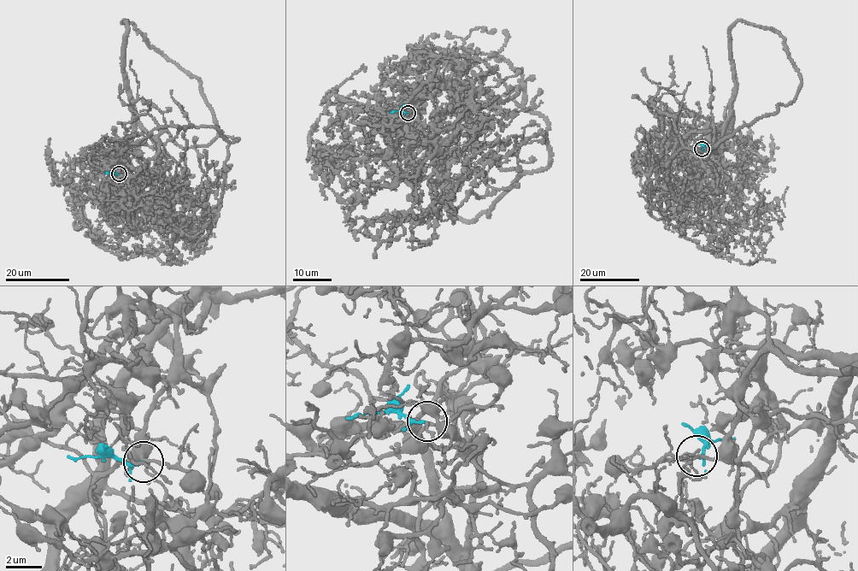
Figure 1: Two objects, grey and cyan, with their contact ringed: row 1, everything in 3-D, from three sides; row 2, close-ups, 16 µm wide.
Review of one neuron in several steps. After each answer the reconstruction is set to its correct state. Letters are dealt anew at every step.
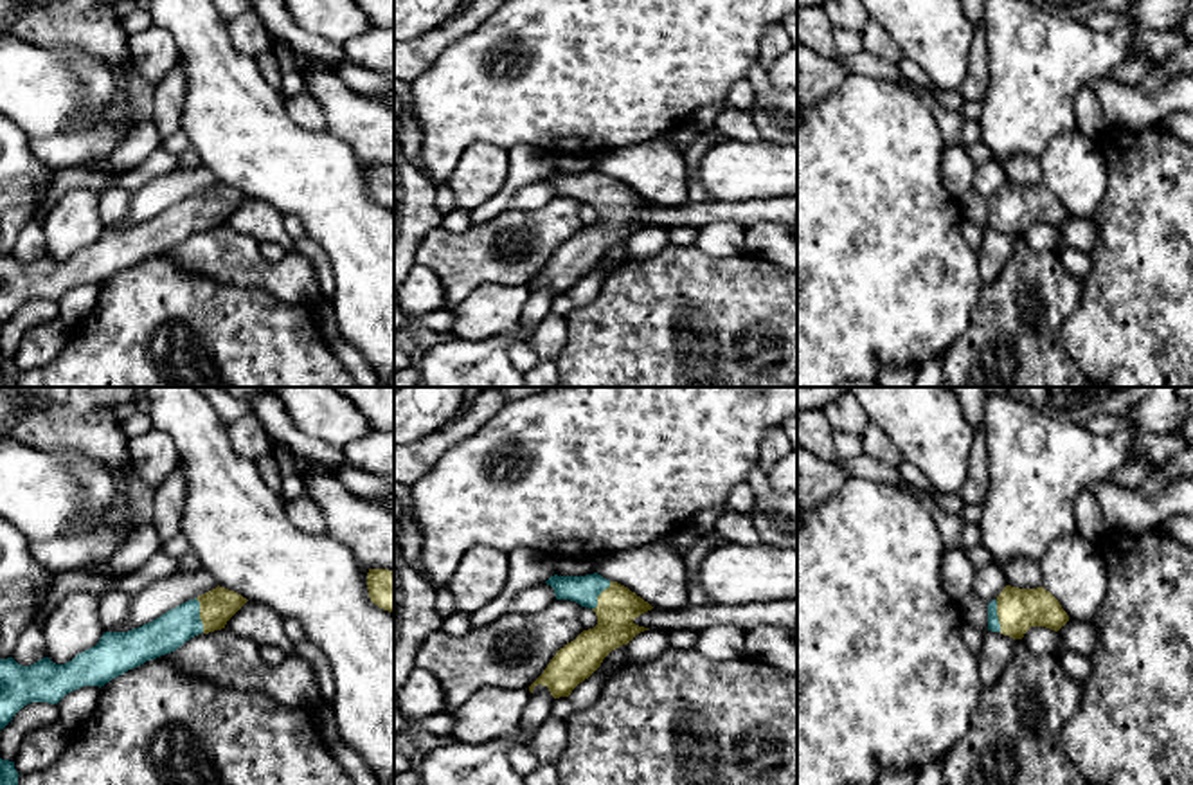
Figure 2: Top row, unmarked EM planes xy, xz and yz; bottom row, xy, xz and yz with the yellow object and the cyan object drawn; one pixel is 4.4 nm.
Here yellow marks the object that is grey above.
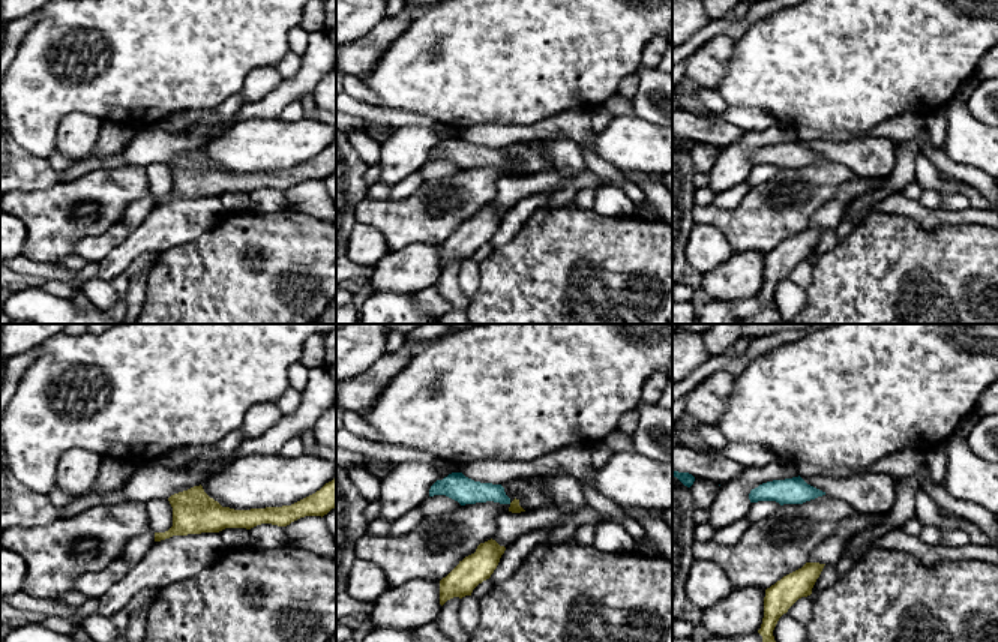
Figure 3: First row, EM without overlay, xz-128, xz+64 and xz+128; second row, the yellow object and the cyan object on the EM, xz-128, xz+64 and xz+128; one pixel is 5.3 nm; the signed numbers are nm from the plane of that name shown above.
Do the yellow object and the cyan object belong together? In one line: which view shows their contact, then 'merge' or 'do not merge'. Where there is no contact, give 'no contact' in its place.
xy | merge

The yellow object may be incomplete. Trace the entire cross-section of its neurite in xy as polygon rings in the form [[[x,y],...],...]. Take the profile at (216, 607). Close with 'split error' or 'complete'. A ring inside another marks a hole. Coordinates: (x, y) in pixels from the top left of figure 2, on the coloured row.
[[[216,587],[160,618],[128,632],[104,632],[99,643],[65,664],[49,657],[31,666],[0,659],[0,729],[31,702],[58,704],[83,686],[104,686],[146,661],[171,654],[198,634],[225,628],[247,603],[241,594]]]; split error

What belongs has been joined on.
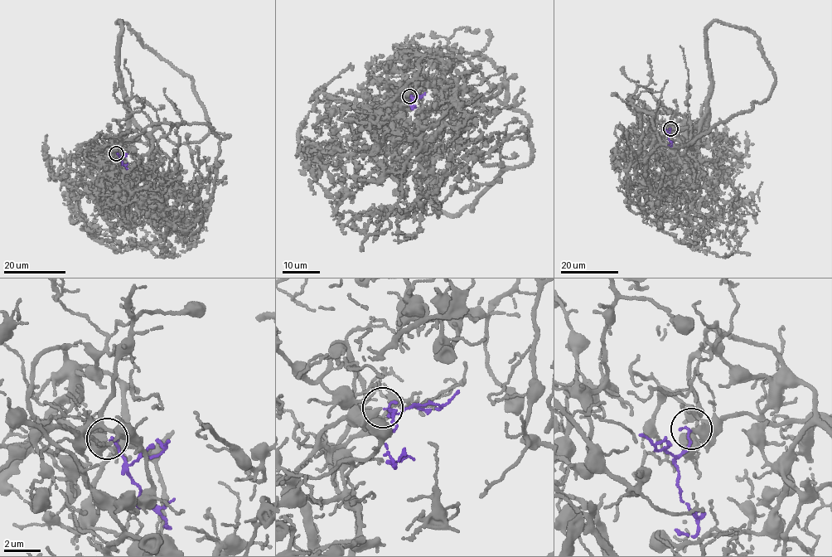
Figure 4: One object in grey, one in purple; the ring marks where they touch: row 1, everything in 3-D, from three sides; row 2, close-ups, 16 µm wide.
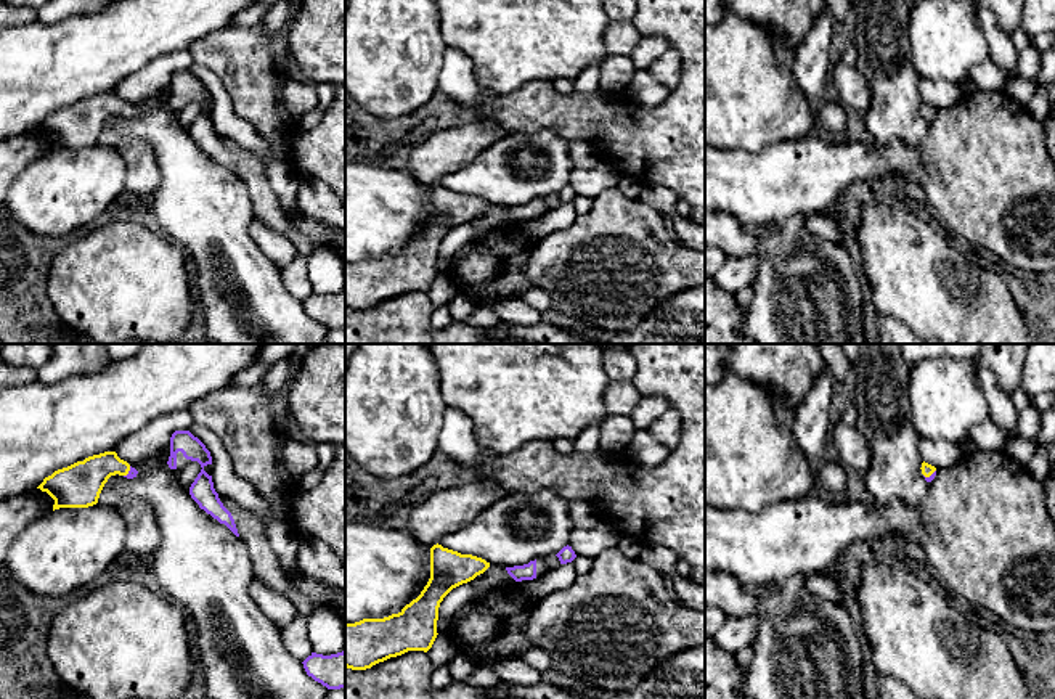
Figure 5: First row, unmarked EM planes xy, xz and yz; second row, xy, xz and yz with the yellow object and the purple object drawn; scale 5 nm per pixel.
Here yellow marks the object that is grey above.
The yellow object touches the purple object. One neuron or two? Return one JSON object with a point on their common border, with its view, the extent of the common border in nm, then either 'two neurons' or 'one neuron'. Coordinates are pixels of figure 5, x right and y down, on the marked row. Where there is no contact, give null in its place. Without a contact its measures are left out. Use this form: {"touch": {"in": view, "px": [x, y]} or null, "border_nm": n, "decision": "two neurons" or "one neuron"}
{"touch": {"in": "yz", "px": [928, 476]}, "border_nm": 70, "decision": "one neuron"}

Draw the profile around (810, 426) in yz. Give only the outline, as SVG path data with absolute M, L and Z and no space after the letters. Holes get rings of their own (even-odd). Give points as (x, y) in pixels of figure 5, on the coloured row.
M830 373L817 374L808 397L793 416L793 440L813 466L825 450L833 384Z

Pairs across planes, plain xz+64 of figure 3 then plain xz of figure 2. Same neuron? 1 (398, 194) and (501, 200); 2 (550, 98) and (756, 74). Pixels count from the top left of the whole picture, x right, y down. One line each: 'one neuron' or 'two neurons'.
1: one neuron
2: two neurons

